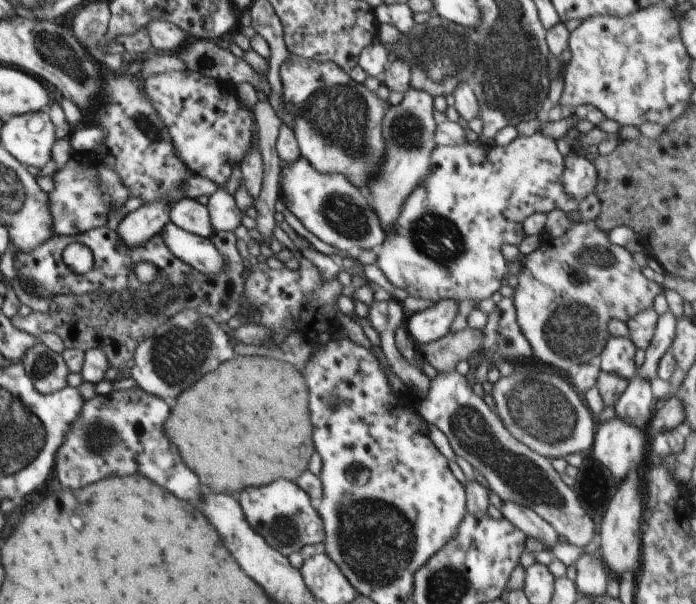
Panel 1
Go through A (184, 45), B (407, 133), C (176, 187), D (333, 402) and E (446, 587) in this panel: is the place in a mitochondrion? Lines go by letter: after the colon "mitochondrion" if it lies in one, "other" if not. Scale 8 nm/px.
A: other
B: mitochondrion
C: other
D: mitochondrion
E: mitochondrion

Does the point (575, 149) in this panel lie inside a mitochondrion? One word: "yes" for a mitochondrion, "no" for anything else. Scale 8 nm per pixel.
no

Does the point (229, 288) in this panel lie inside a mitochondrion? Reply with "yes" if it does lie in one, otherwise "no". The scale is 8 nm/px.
no

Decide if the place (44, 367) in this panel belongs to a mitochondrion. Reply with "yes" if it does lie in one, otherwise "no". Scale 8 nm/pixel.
yes

